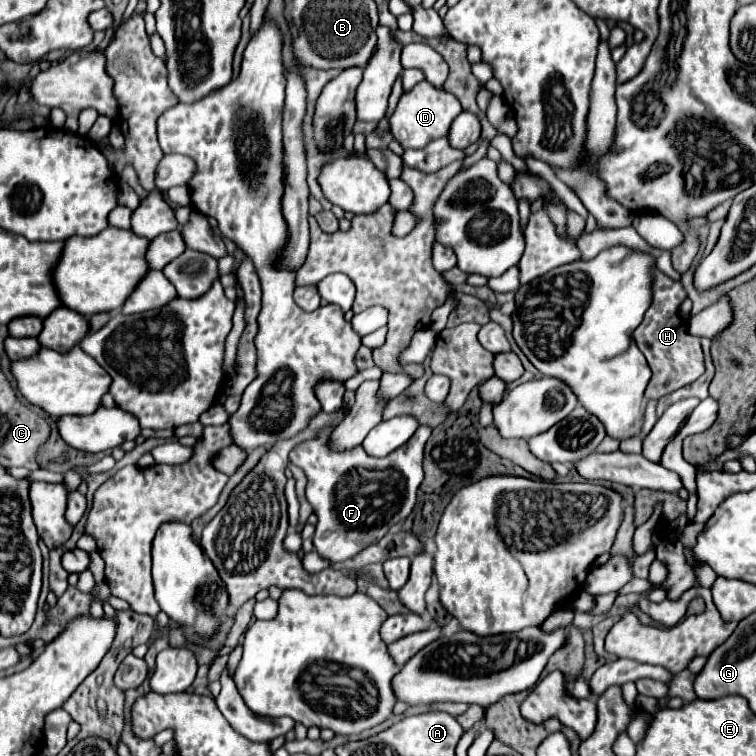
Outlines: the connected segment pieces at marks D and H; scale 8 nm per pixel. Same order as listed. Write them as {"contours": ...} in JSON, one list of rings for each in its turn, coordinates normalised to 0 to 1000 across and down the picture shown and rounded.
{"contours":[[[[556,107],[548,118],[532,123],[521,152],[513,157],[513,165],[516,165],[516,176],[534,197],[558,197],[569,187],[593,179],[598,160],[608,149],[611,149],[608,134],[598,123],[587,118],[577,118],[566,107]]],[[[865,356],[862,369],[862,403],[857,406],[852,425],[839,438],[839,451],[844,462],[852,467],[860,488],[862,501],[854,512],[854,530],[873,528],[915,504],[921,504],[931,493],[931,467],[926,446],[910,443],[910,427],[899,419],[897,406],[907,396],[907,385],[899,372],[886,369],[876,358]]]]}

